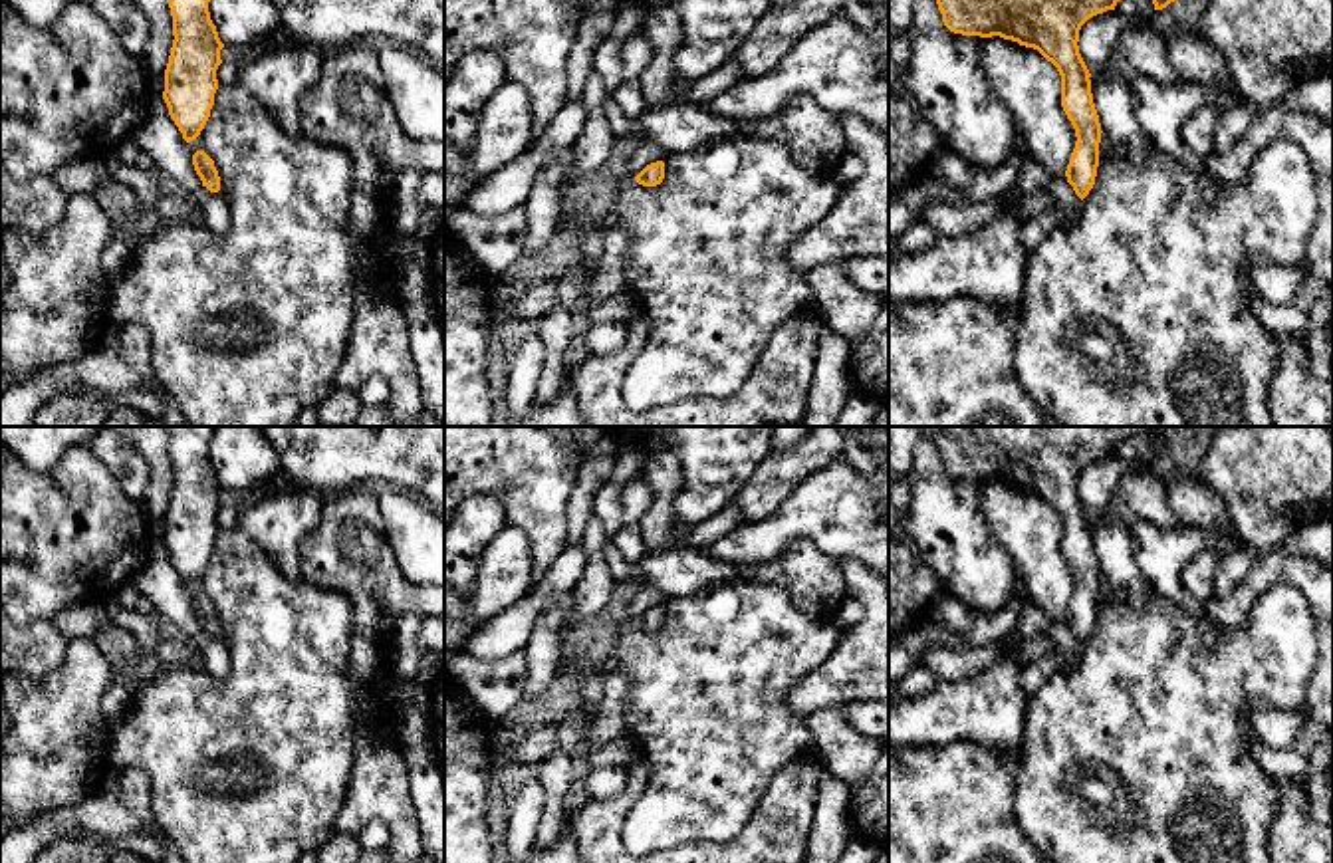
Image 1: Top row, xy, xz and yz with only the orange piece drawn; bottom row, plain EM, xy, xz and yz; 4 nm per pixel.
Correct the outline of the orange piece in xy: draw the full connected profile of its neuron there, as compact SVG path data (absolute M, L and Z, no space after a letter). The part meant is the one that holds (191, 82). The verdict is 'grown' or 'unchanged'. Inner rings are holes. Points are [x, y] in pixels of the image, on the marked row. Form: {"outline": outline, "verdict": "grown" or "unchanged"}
{"outline": "M169 0L175 40L163 99L186 143L204 129L218 89L216 69L224 44L210 20L208 2Z", "verdict": "unchanged"}

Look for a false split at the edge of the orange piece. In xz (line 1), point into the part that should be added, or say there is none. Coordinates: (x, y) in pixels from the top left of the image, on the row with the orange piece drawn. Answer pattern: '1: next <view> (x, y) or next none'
1: next none

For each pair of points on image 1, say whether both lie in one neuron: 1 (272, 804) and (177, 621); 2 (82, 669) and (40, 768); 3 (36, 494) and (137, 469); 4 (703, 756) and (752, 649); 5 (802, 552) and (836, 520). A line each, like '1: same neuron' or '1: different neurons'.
1: different neurons
2: same neuron
3: different neurons
4: same neuron
5: different neurons

